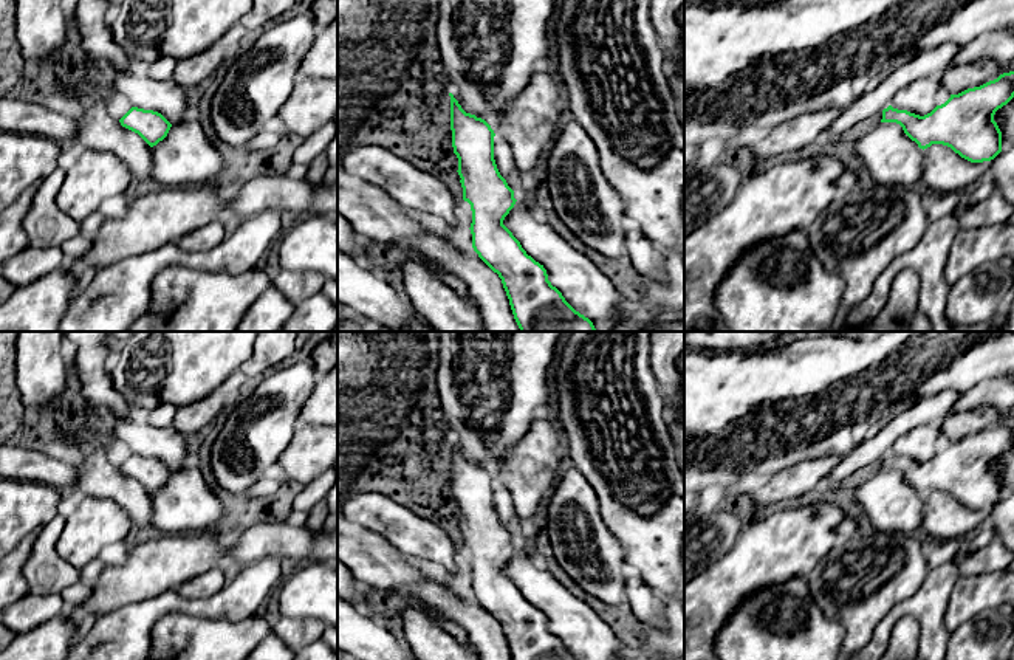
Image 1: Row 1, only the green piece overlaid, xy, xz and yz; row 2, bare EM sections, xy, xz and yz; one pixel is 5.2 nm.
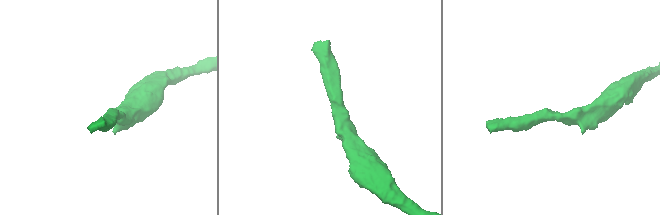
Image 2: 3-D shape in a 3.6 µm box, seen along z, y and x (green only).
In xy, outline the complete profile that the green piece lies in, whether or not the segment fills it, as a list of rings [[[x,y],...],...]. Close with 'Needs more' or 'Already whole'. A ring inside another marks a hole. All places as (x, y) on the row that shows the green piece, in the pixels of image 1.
[[[132,107],[121,119],[121,125],[138,133],[150,147],[163,141],[172,124],[158,112]]]. Already whole

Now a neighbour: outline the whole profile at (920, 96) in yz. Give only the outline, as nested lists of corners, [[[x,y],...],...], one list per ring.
[[[926,76],[896,91],[890,105],[898,110],[924,116],[937,107],[937,93],[941,88],[940,76]]]

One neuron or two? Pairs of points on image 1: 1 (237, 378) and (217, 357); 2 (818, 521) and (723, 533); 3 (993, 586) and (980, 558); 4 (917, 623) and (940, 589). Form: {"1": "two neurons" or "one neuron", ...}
{"1": "two neurons", "2": "two neurons", "3": "two neurons", "4": "one neuron"}

